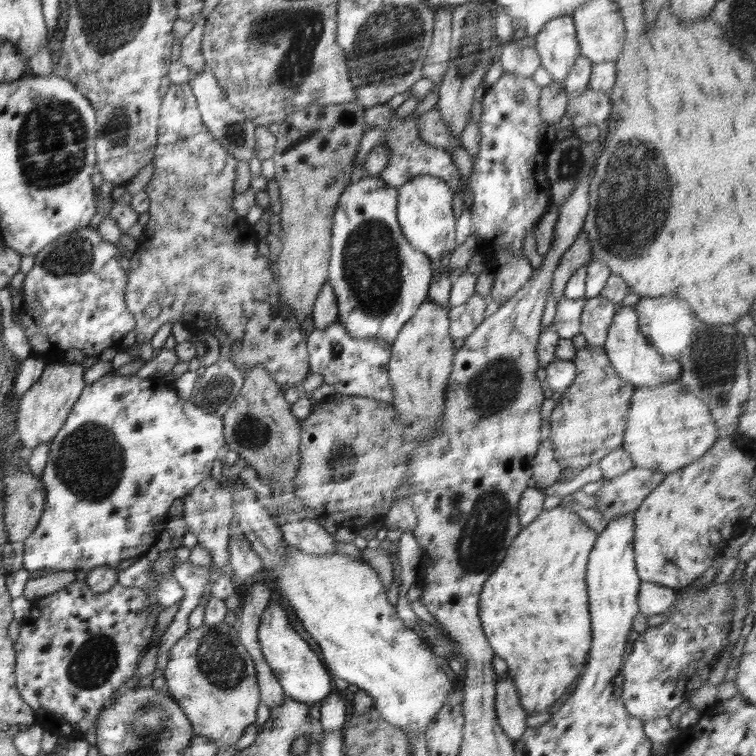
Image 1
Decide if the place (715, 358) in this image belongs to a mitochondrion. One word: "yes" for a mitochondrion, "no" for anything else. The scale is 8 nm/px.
yes

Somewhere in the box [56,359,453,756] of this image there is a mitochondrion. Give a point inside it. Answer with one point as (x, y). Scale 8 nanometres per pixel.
(96, 661)

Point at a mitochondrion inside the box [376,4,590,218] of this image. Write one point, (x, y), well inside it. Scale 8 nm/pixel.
(469, 42)

